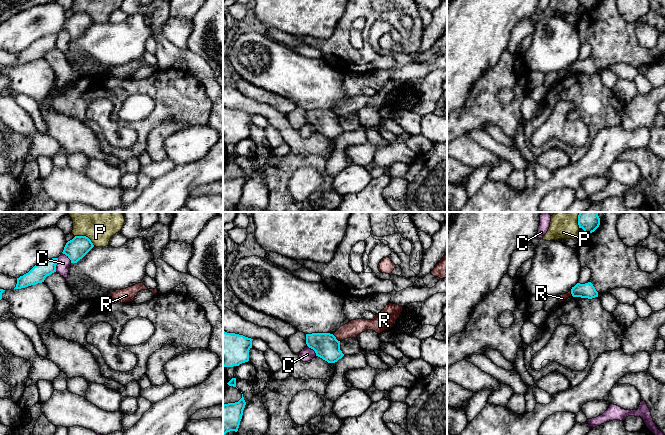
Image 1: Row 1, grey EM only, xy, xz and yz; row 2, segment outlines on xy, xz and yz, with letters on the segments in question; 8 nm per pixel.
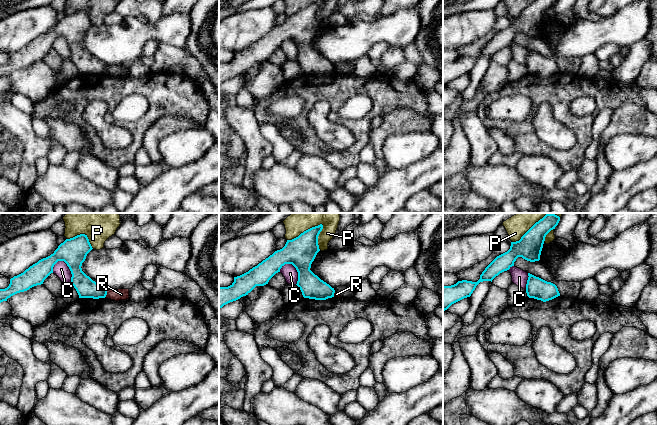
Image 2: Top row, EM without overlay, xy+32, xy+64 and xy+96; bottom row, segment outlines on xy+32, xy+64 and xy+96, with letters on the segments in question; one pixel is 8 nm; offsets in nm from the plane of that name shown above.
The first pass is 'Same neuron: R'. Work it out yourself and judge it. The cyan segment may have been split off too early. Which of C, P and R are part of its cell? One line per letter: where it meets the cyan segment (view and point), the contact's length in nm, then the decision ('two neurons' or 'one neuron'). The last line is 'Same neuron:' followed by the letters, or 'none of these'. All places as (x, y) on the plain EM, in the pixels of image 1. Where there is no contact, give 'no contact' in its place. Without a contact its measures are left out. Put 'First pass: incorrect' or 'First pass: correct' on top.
First pass: incorrect
C: meets cyan in xy at (56, 40); contact 110 nm long; two neurons
P: meets cyan in xy at (85, 12); contact 180 nm long; two neurons
R: meets cyan in xz at (335, 114); contact 90 nm long; two neurons
Same neuron: none of these

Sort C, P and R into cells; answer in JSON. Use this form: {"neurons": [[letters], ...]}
{"neurons": [["C"], ["P", "R"]]}

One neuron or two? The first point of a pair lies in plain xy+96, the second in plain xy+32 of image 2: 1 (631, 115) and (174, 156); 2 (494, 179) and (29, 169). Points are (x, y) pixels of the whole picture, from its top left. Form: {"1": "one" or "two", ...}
{"1": "two", "2": "two"}

